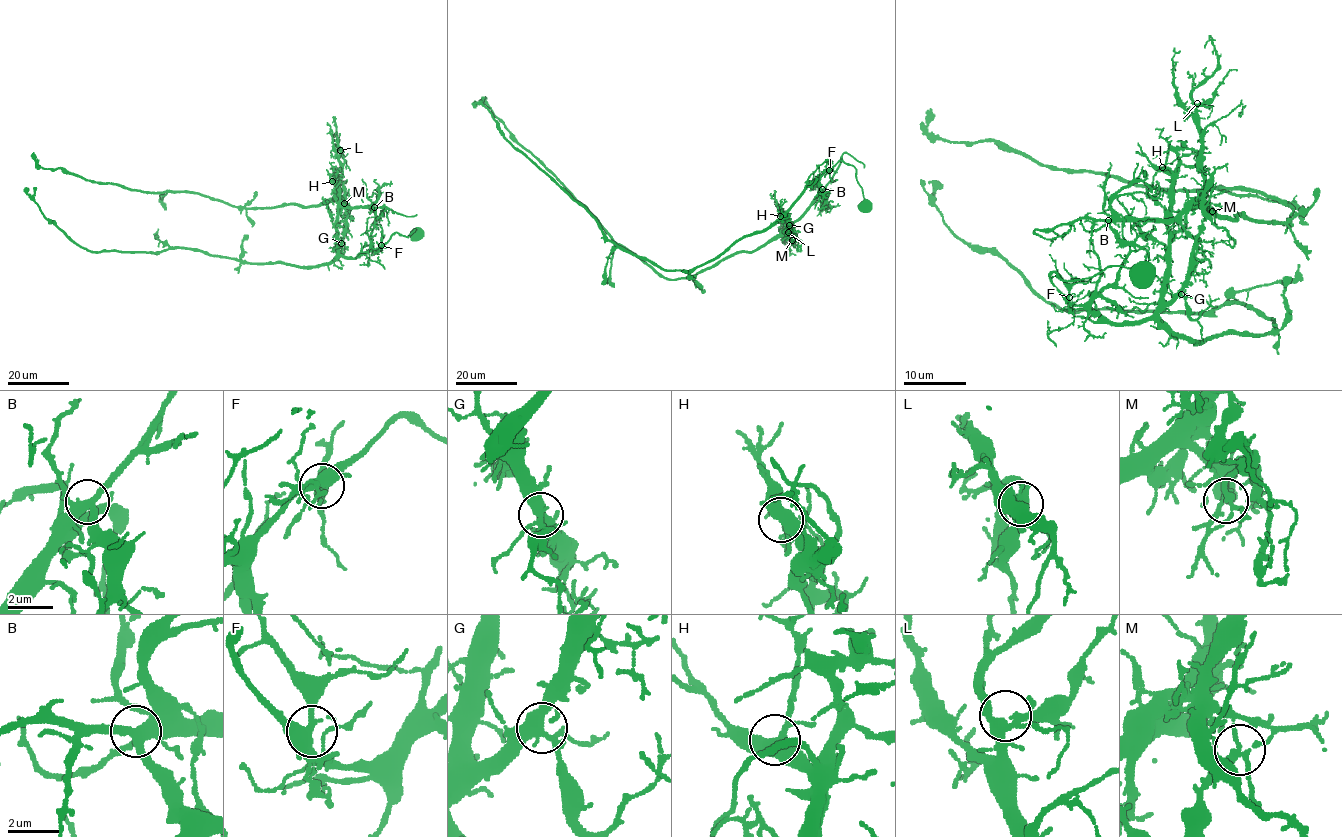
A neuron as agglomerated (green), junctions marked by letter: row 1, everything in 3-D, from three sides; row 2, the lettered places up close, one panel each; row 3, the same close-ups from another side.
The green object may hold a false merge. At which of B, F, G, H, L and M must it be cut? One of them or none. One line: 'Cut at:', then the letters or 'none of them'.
Cut at: M

